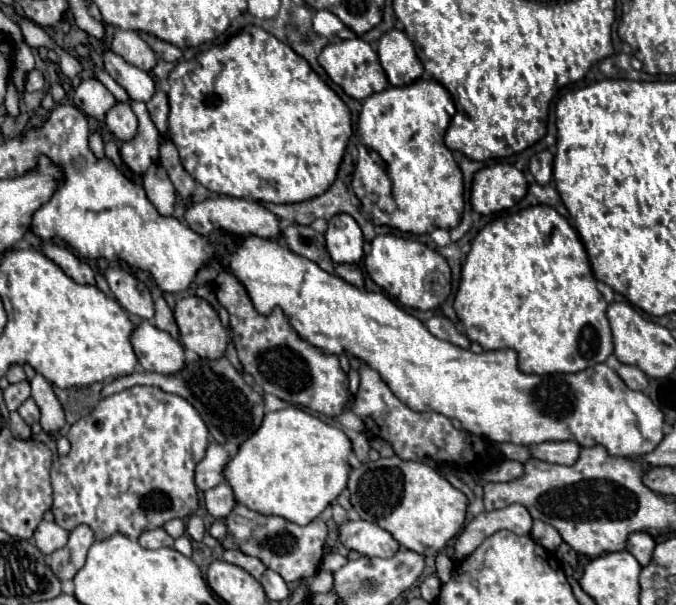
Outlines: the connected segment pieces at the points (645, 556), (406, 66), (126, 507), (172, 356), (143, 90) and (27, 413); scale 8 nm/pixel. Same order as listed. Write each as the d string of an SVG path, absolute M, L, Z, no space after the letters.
M632 533L626 543L626 551L636 557L636 561L644 567L652 559L652 549L654 549L654 539L648 533Z
M390 29L380 37L378 59L386 71L390 85L408 85L424 73L412 41L404 31L398 29Z
M130 387L110 397L104 397L90 415L78 419L70 431L70 453L58 457L52 463L52 489L54 489L54 521L66 531L78 525L88 525L96 539L108 539L122 533L130 539L138 539L142 531L150 529L150 513L154 511L154 529L166 521L178 517L190 517L198 509L194 467L204 457L208 445L208 429L198 411L178 395L164 393L158 387Z
M140 321L134 327L130 343L144 371L176 373L184 367L184 351L180 343L148 321Z
M112 51L104 53L104 67L116 79L116 83L120 83L128 91L128 95L134 101L148 101L154 95L152 77L146 71L126 63L116 53L112 53Z
M26 399L26 401L18 407L18 413L20 413L20 417L22 417L28 425L32 425L34 421L40 419L40 409L38 409L38 405L34 403L34 399Z

